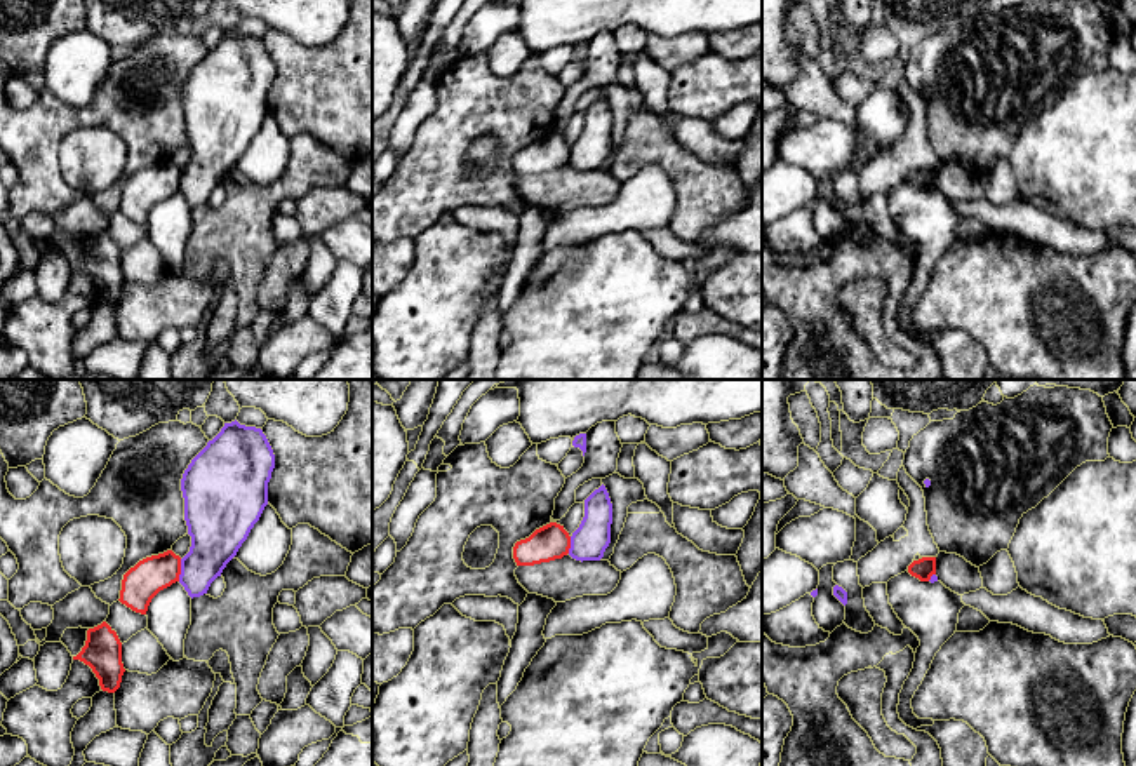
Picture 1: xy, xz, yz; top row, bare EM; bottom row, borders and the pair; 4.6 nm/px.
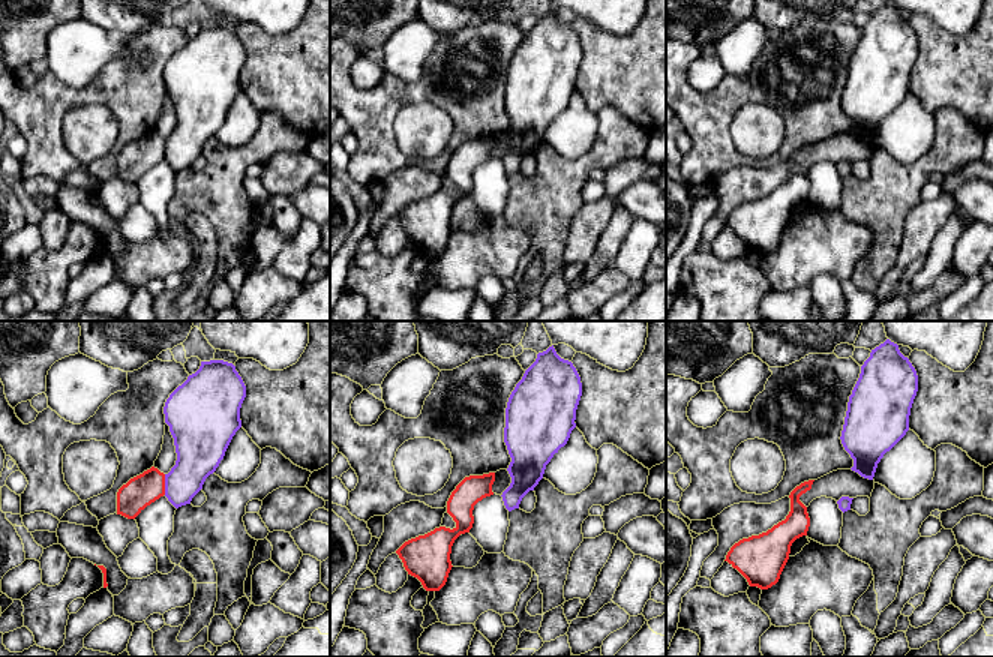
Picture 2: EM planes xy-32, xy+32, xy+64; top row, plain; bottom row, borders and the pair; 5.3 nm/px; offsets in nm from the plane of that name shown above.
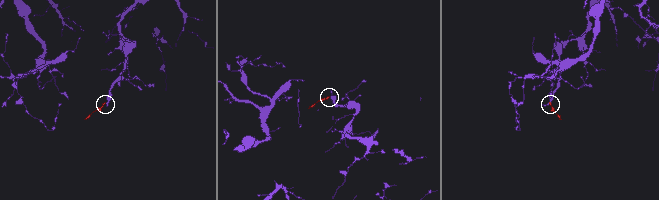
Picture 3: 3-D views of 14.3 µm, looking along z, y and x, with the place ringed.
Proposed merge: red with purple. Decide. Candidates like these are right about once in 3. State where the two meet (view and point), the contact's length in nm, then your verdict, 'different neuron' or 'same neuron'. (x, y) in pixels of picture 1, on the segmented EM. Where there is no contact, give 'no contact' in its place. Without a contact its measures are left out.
meets red in xy at (180, 570); contact 110 nm long; different neuron

